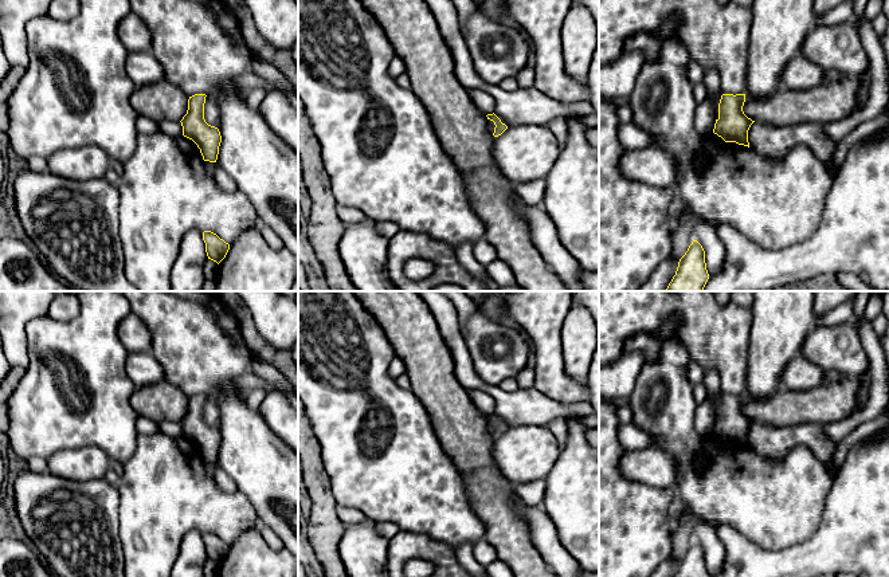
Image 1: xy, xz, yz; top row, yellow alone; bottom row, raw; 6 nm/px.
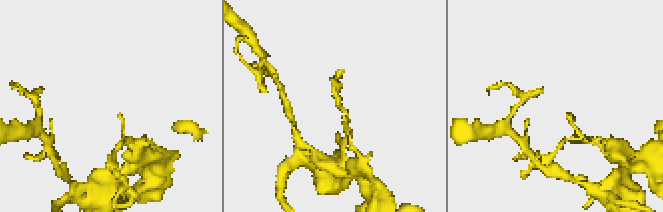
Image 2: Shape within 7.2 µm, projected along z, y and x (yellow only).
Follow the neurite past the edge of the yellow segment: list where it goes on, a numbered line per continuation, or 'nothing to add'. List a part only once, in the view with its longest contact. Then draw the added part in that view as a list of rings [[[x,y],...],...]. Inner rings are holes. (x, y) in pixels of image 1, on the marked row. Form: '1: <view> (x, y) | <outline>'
nothing to add

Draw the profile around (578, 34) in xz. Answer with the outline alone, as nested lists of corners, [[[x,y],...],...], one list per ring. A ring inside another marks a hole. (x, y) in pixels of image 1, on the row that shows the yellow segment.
[[[572,1],[560,31],[564,68],[576,81],[586,81],[594,51],[599,47],[591,11]]]

